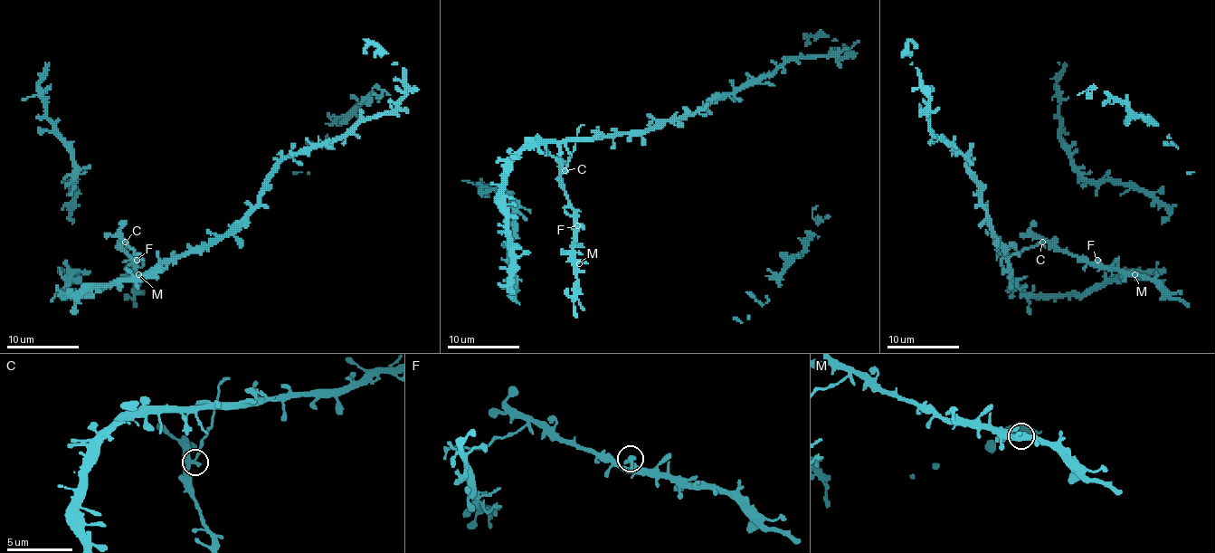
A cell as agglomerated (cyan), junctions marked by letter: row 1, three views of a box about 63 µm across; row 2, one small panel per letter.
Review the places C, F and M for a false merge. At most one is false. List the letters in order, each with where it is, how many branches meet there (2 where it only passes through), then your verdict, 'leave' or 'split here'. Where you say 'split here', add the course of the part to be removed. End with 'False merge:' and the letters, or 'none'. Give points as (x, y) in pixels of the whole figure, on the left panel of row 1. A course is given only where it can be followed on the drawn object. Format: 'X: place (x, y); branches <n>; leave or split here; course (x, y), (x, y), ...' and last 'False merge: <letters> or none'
C: place (125, 242); branches 3; split here; course (124, 242), (144, 260)
F: place (137, 260); branches 3; leave
M: place (138, 274); branches 3; leave
False merge: C

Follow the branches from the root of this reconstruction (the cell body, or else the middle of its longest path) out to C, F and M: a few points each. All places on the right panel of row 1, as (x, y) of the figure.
C: (1014, 283), (1007, 272), (1001, 271), (996, 258), (1000, 254), (1020, 254), (1041, 242)
F: (1014, 283), (996, 258), (1000, 254), (1020, 254), (1045, 240), (1085, 260), (1097, 260)
M: (1014, 283), (996, 258), (1000, 254), (1020, 254), (1045, 240), (1094, 265), (1113, 265), (1134, 274)

